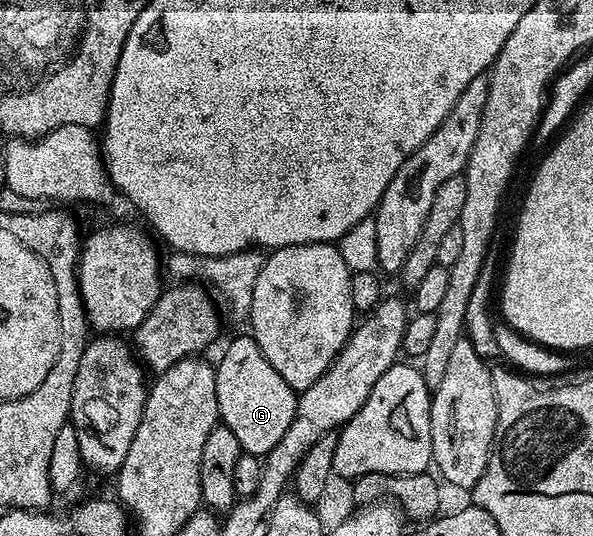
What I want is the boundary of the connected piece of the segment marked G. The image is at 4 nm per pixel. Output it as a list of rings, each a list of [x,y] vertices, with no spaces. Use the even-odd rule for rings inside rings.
[[[244,333],[228,343],[216,368],[216,392],[218,393],[219,422],[238,437],[241,452],[246,455],[266,456],[278,441],[282,441],[290,421],[296,416],[297,392],[292,390],[281,375],[262,357],[251,334]]]

